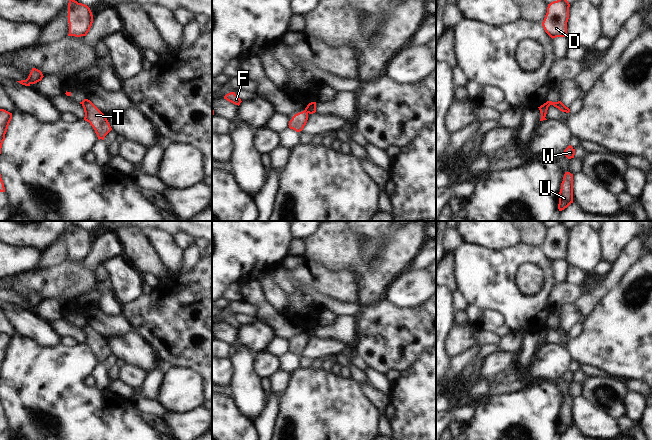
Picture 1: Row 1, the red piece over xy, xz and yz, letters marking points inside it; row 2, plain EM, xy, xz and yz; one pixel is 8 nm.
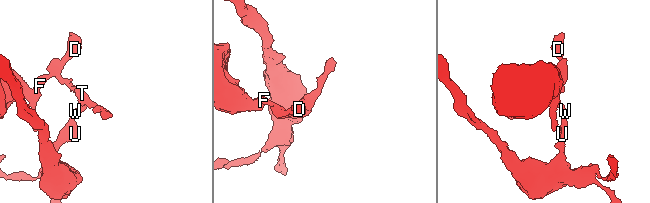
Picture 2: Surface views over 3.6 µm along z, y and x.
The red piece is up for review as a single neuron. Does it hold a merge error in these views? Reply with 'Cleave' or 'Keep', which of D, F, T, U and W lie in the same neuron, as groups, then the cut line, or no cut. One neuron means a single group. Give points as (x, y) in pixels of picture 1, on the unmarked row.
Cleave. Groups: D F / T U W. Split along yz (549, 325), (550, 328)

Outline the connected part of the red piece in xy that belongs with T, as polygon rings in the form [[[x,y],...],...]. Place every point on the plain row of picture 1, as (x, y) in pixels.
[[[88,323],[82,325],[85,341],[95,354],[98,363],[104,364],[105,360],[112,354],[106,340]]]

